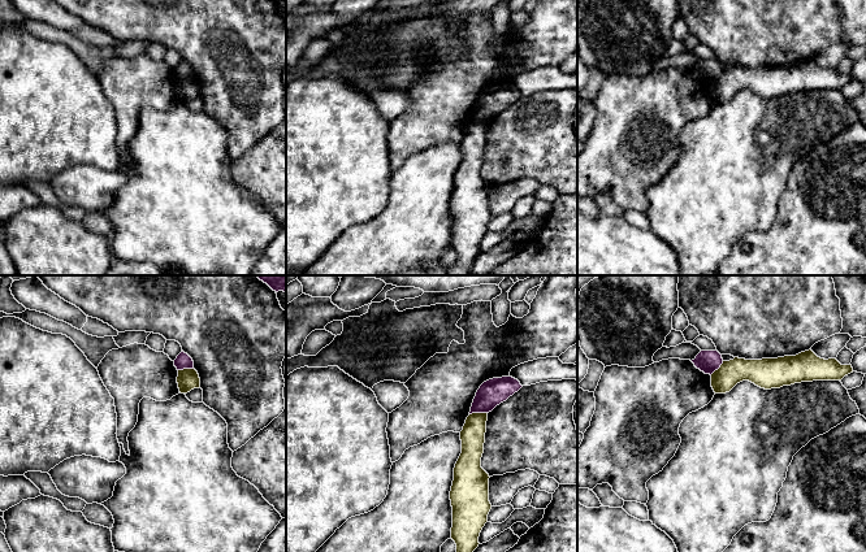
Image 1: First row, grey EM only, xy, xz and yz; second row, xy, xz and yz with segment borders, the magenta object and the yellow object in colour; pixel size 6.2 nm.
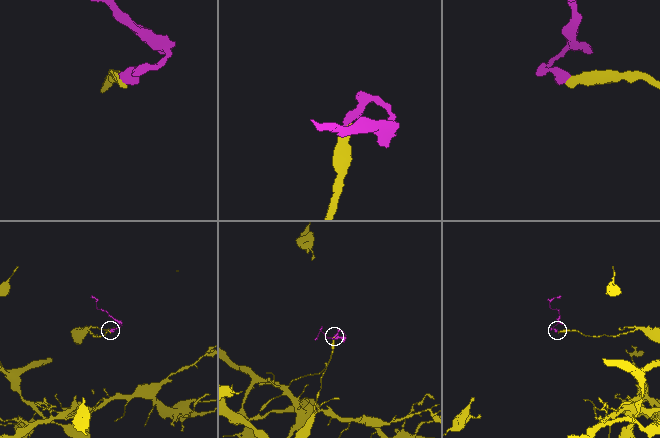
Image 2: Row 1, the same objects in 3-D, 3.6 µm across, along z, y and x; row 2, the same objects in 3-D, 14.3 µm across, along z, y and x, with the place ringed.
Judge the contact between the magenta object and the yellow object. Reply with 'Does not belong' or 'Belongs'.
Does not belong

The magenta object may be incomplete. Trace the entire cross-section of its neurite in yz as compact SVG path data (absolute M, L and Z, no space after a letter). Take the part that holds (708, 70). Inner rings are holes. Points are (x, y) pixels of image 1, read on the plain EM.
M701 60L692 71L701 81L711 84L720 77L723 68L718 60Z

